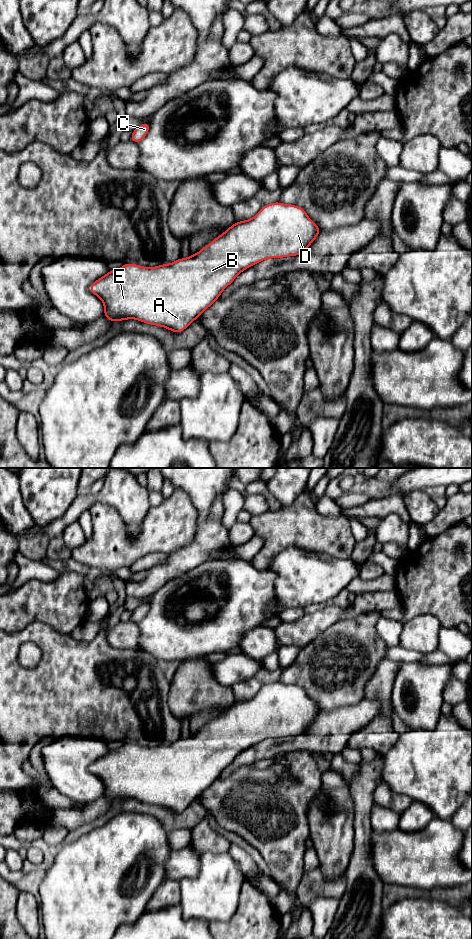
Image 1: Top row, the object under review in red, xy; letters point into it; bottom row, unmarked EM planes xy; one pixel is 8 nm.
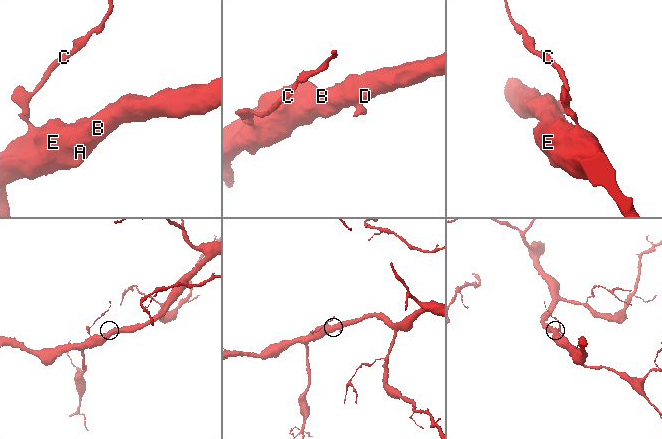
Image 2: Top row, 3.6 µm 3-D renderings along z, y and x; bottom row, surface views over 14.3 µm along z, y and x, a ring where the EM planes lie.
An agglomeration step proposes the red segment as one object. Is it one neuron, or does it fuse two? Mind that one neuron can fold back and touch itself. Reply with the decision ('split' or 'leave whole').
leave whole

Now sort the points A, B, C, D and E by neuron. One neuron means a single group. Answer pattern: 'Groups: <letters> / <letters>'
Groups: A B C D E

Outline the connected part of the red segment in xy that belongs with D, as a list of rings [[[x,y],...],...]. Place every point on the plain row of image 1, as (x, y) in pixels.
[[[279,681],[274,682],[264,685],[253,698],[235,702],[210,724],[200,729],[197,734],[150,748],[124,743],[121,748],[109,750],[106,755],[93,762],[89,771],[102,780],[104,797],[113,803],[136,799],[151,806],[165,807],[167,810],[179,814],[199,798],[242,751],[265,739],[298,736],[306,732],[320,712],[320,707],[308,697],[307,692],[302,687],[283,684]]]

